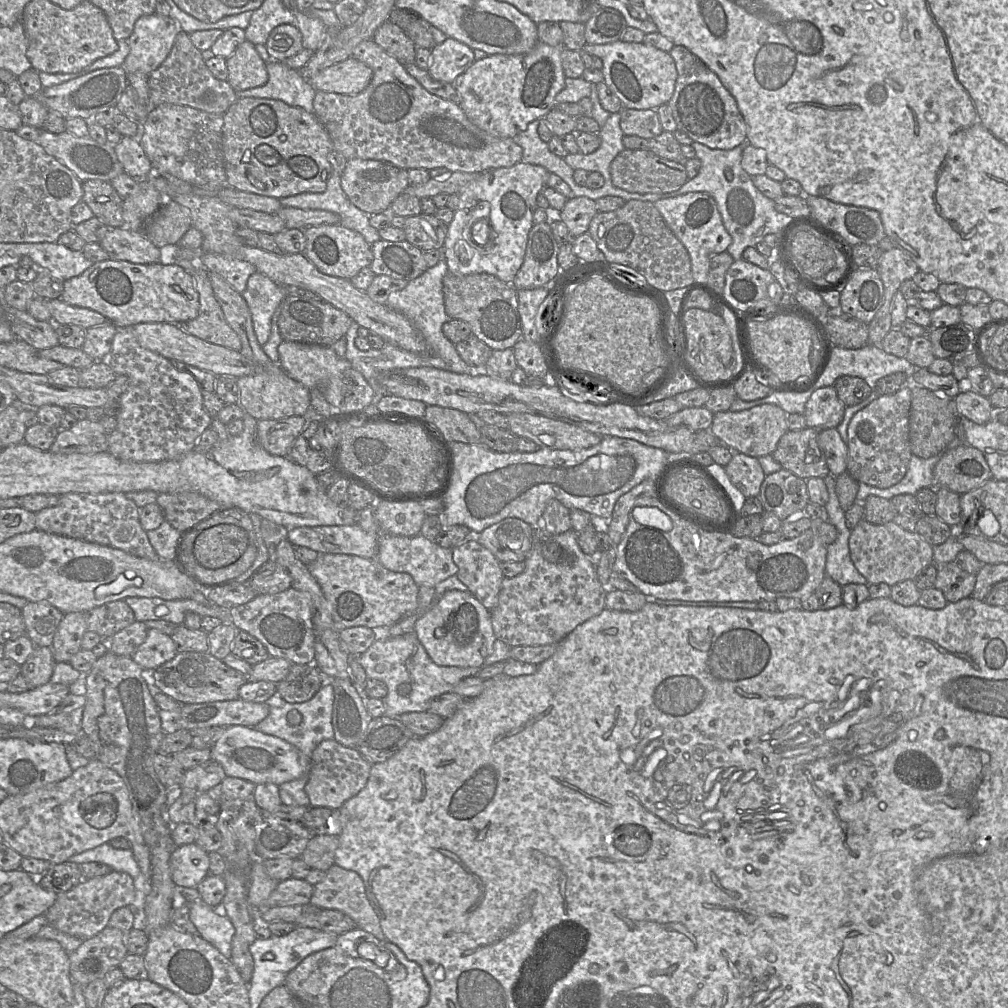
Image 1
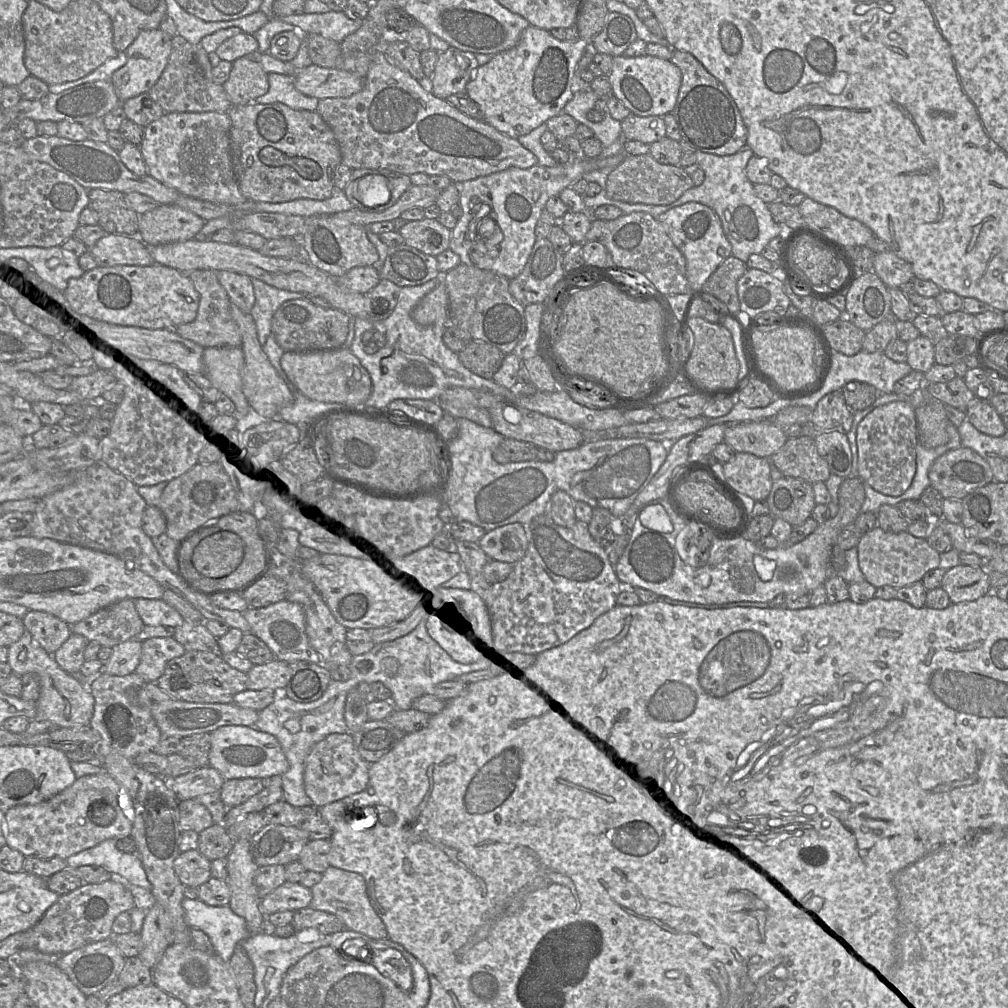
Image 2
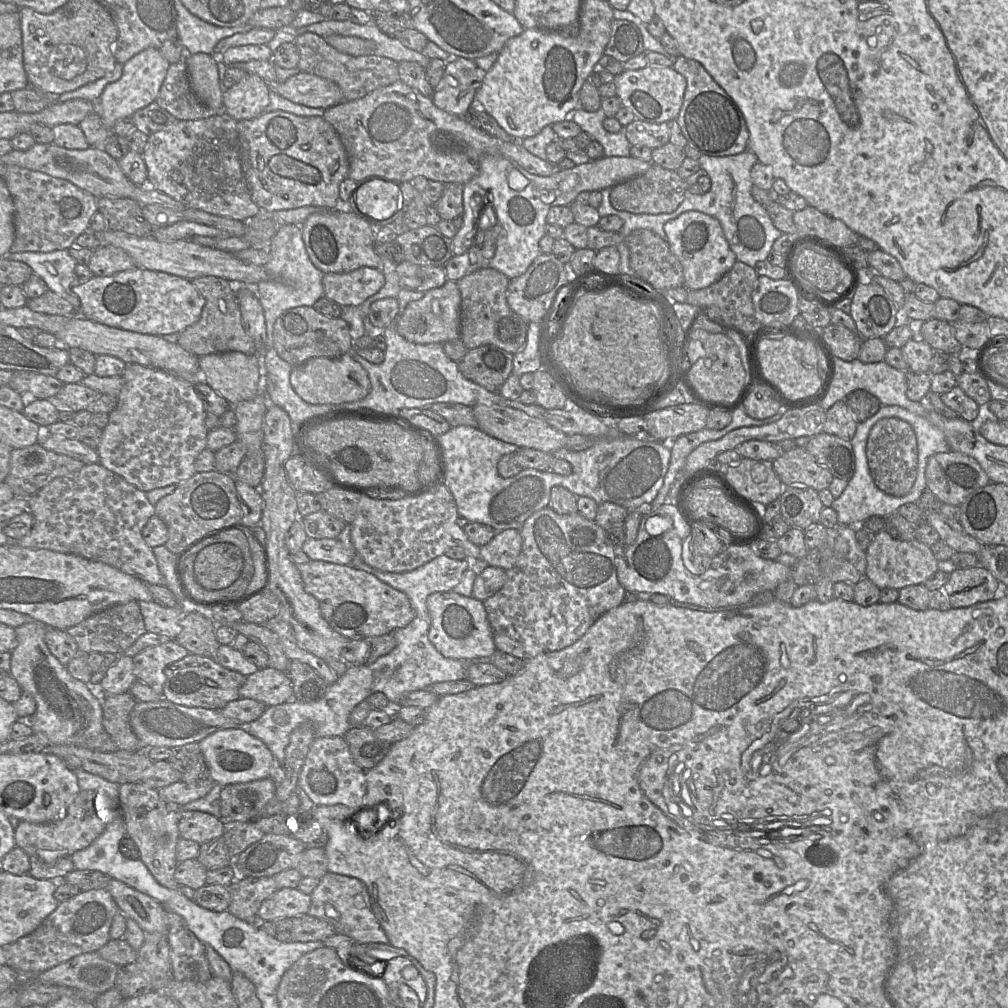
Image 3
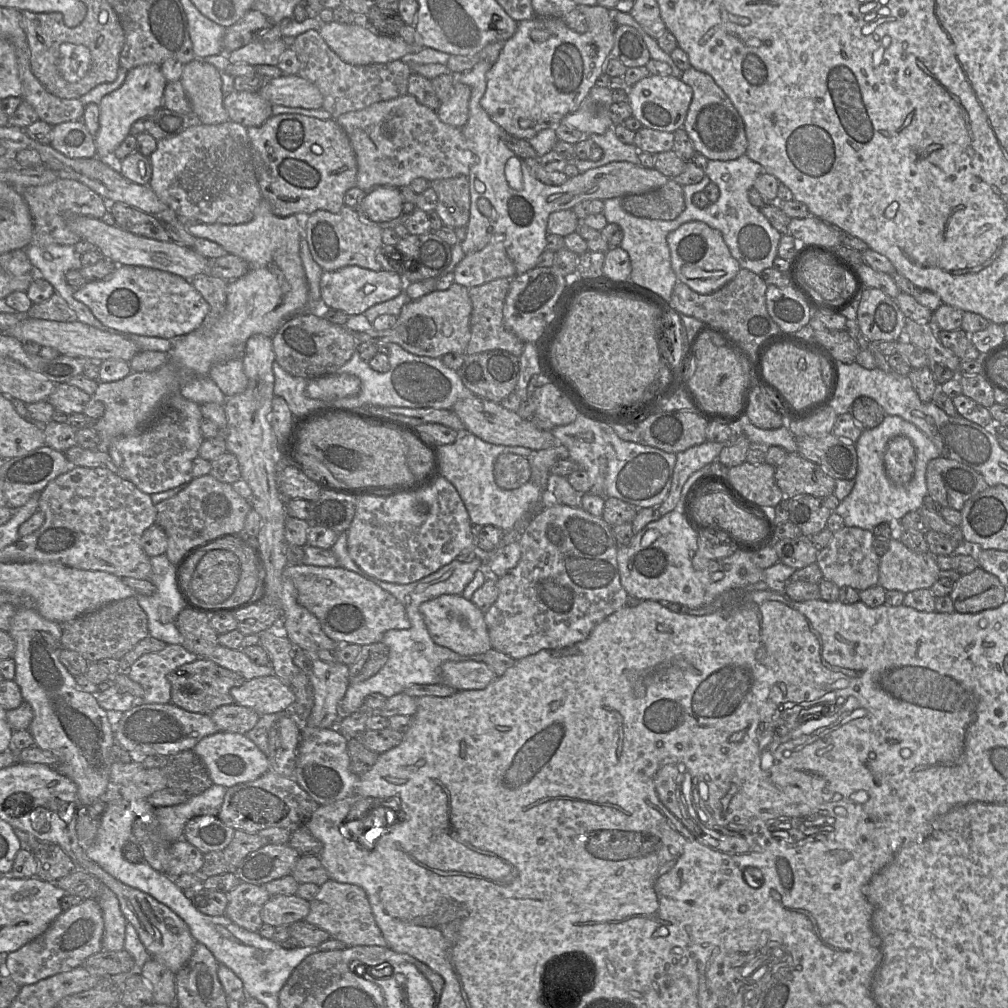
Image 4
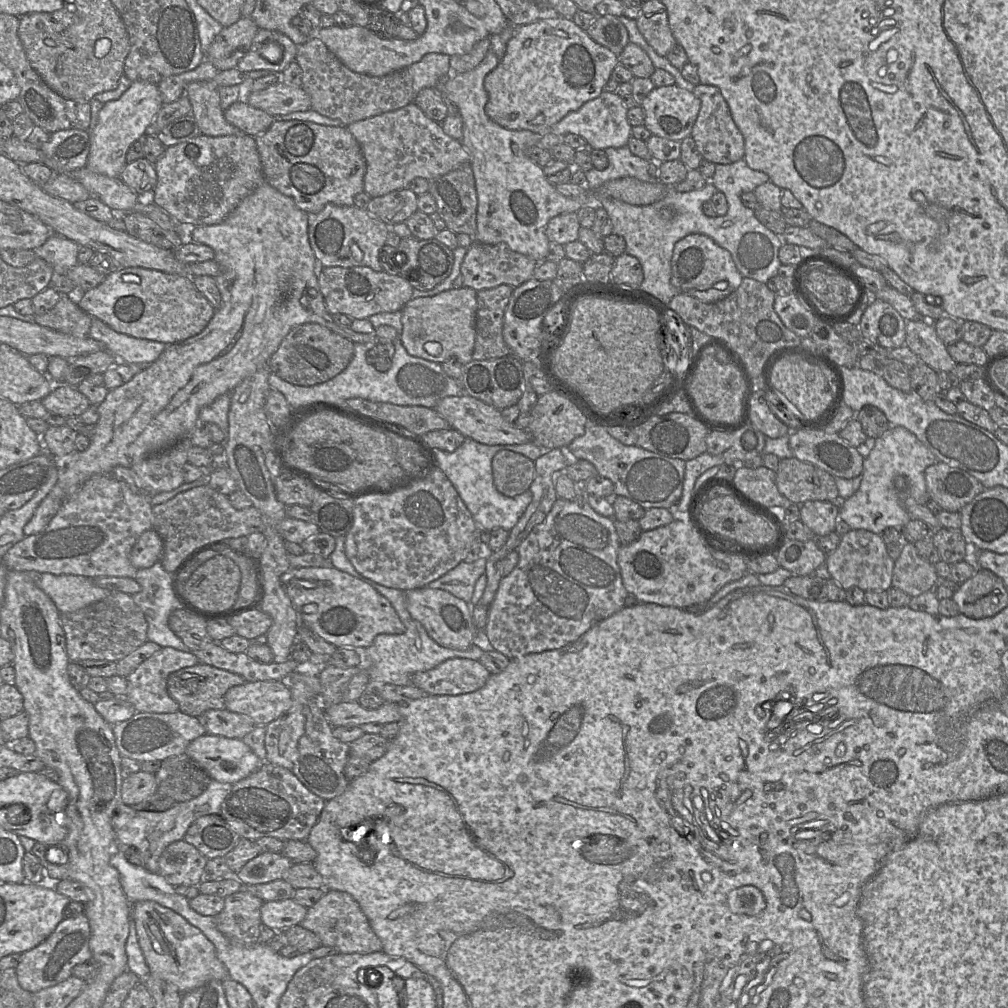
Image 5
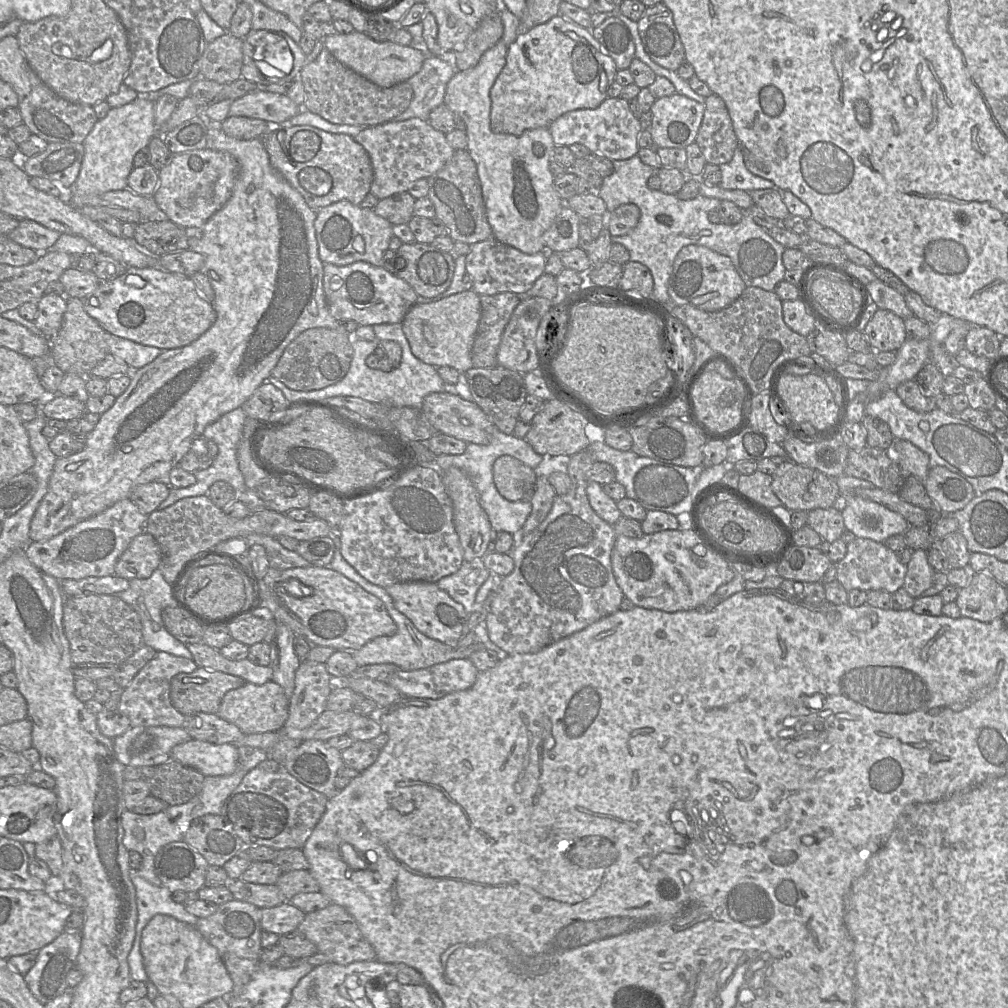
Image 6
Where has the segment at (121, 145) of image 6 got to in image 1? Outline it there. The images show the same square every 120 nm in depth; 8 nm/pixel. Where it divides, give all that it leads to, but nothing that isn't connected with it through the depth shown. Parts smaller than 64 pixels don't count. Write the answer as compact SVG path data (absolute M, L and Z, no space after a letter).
M156 13L140 17L128 38L130 53L123 67L127 77L133 73L147 76L168 57L180 28L170 16Z

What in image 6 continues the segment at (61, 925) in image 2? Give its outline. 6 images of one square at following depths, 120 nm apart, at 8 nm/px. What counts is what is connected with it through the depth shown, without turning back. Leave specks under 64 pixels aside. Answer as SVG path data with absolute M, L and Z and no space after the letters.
M65 930L38 951L35 965L24 978L43 1005L68 989L66 977L76 965L81 939L81 930Z

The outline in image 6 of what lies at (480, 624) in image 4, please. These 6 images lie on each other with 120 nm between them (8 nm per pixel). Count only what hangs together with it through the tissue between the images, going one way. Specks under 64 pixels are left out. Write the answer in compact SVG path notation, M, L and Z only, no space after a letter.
M425 581L400 582L384 588L391 596L395 608L408 617L414 626L427 637L447 645L455 645L463 635L468 618L462 604L440 589L436 583Z

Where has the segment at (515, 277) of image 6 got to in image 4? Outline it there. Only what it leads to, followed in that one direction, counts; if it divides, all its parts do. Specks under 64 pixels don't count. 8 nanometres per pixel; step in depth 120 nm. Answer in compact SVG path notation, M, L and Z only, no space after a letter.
M496 237L482 250L465 255L454 272L454 281L467 288L480 286L498 278L514 278L515 266L504 244Z

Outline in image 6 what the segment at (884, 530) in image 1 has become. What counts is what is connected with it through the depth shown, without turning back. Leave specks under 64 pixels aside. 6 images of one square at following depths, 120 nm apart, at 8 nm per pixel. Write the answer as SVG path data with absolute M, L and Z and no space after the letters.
M914 550L910 561L907 564L907 572L902 588L914 598L933 585L935 570L928 563L926 550Z

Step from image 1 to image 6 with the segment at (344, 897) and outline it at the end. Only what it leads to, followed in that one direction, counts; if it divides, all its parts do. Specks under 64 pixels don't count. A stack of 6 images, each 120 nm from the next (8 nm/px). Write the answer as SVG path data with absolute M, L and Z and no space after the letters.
M330 903L324 909L306 914L296 931L313 942L318 952L326 955L330 963L348 965L358 961L376 960L376 952L363 936L356 920L338 904Z

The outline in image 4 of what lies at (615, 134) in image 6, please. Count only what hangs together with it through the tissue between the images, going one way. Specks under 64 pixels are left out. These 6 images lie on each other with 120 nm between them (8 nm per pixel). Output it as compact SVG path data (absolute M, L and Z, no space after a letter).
M594 86L578 110L566 115L561 124L574 127L585 135L603 134L615 127L610 117L610 106L613 103L610 88Z

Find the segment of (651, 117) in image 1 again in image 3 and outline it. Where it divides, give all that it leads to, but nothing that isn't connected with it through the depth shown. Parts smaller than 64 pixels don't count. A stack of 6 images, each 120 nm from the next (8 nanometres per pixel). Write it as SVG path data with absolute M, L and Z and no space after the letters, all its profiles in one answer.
M635 119L625 127L625 135L632 146L655 149L669 142L669 124L654 124Z

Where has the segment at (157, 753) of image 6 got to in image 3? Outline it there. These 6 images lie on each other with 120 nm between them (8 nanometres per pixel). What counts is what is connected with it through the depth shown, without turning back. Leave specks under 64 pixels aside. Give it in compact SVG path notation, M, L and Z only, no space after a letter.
M161 699L158 701L137 701L130 713L130 725L144 749L151 747L177 747L200 742L208 735L223 729L240 728L241 724L225 717L221 710L187 707Z

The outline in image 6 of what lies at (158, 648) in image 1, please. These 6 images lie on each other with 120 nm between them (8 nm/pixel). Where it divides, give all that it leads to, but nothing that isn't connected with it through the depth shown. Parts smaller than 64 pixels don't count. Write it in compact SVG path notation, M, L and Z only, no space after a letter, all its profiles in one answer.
M156 651L155 656L135 675L131 683L121 690L118 712L129 718L131 727L182 727L185 716L171 703L170 682L175 675L193 672L196 668L197 665L193 659Z

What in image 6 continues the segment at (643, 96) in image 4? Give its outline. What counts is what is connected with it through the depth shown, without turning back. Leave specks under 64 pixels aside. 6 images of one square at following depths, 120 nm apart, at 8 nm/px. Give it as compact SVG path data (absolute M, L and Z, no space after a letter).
M682 94L656 99L651 107L650 133L655 148L686 148L695 142L704 115L704 105Z

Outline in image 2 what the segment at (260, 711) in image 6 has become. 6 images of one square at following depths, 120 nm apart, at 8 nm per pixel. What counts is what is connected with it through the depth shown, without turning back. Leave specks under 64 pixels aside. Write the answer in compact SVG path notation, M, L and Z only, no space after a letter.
M274 659L266 664L252 666L247 672L247 689L270 689L281 693L288 680L288 663Z

